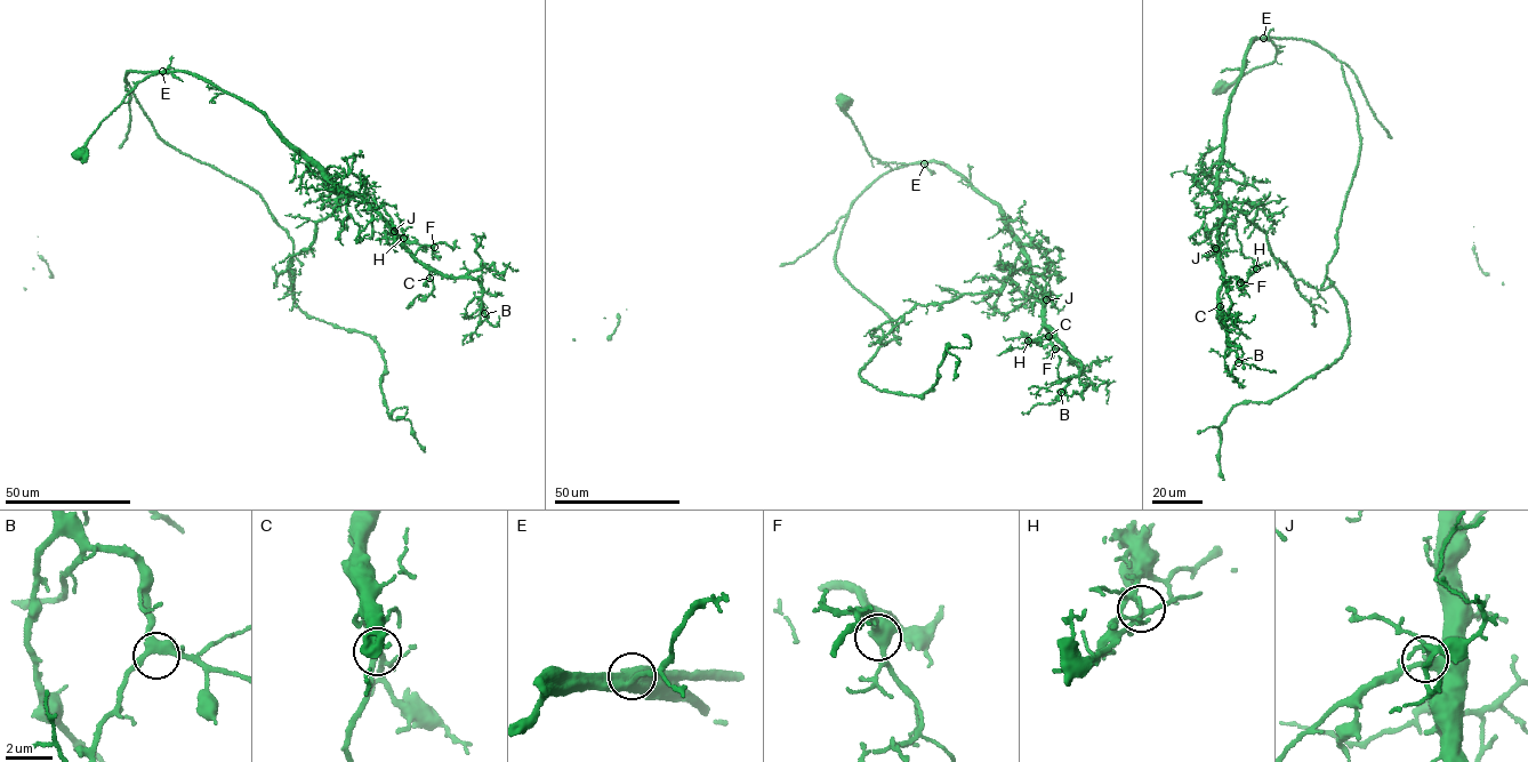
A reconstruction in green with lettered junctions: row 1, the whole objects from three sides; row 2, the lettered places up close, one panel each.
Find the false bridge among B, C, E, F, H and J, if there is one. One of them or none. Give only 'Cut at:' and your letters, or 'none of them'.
Cut at: H

